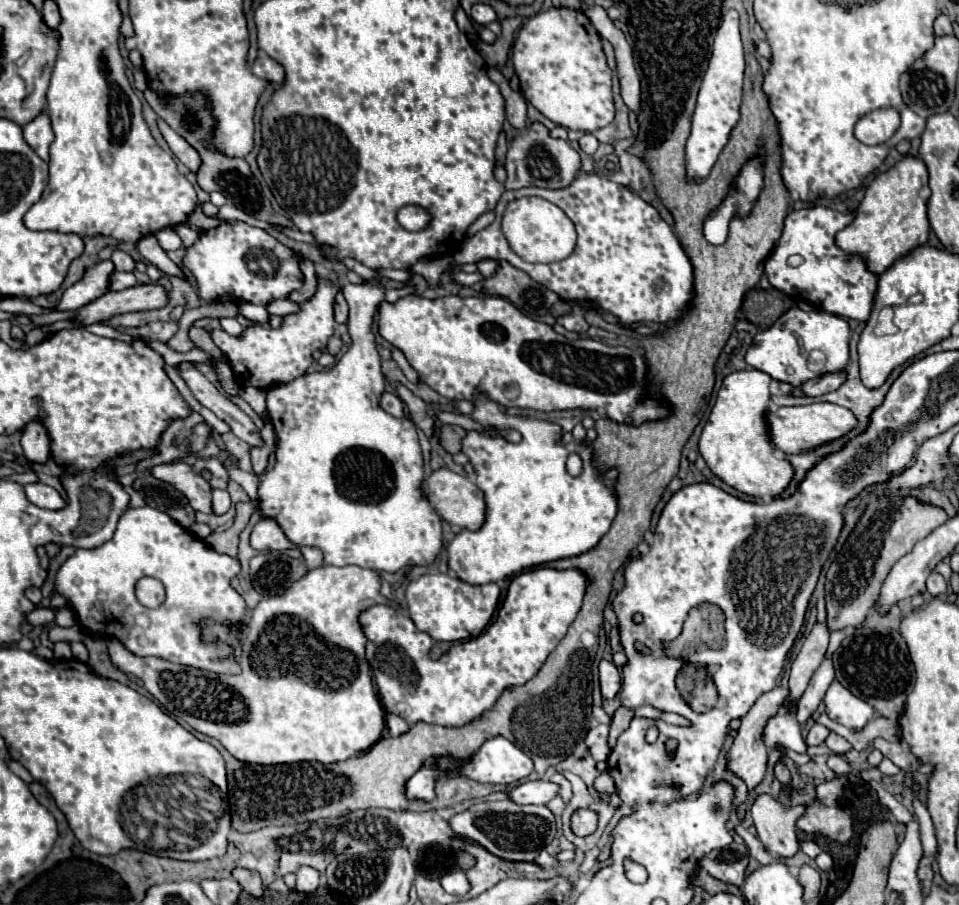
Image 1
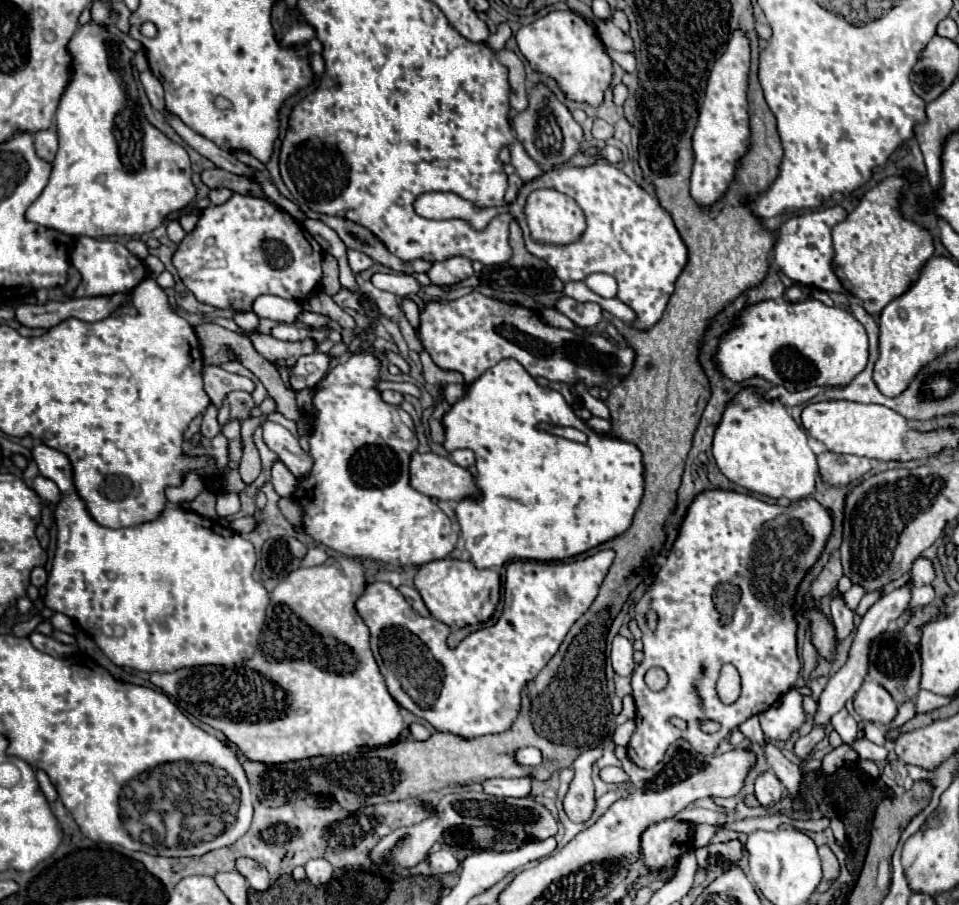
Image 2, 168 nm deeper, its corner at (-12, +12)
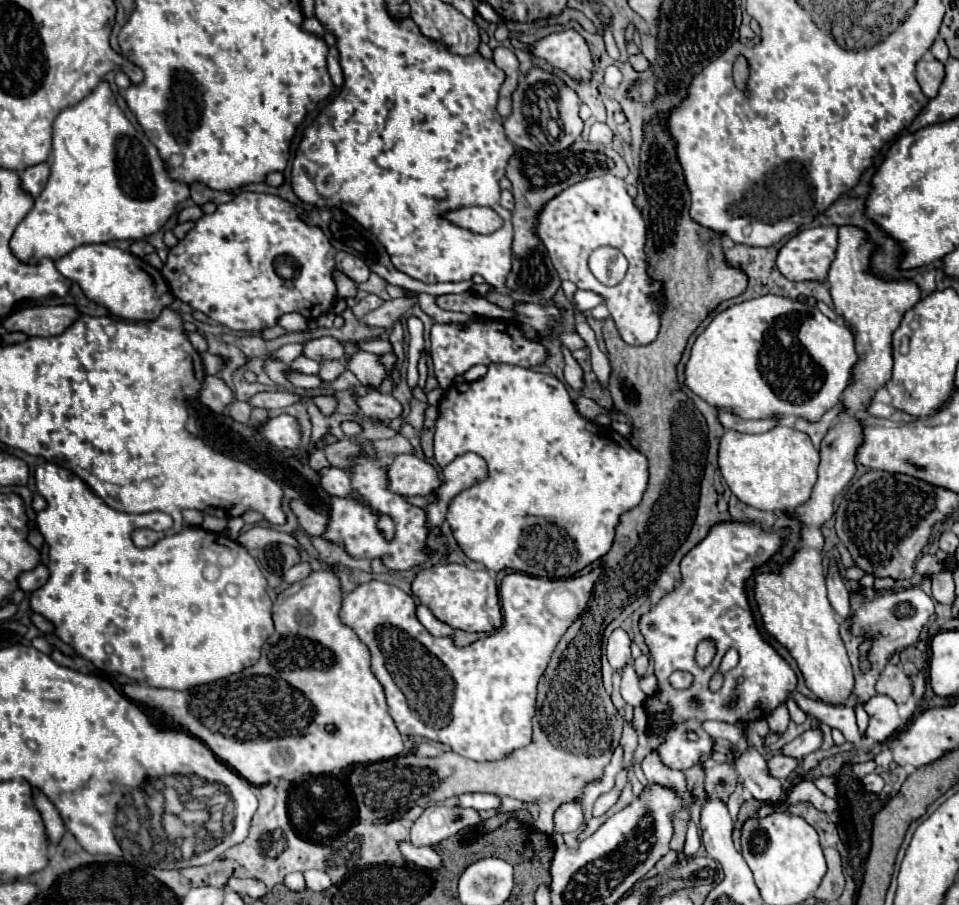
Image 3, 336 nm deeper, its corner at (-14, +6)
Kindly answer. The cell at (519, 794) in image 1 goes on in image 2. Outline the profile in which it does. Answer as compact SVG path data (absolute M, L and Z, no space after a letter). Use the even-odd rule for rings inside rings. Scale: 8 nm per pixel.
M532 776L522 778L492 778L484 782L484 792L500 798L524 798L532 792Z

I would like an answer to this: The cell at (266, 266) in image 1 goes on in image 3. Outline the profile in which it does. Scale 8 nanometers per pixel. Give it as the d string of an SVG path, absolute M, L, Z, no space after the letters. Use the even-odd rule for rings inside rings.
M240 192L230 202L218 204L216 212L202 216L186 238L168 250L162 276L176 298L236 332L262 332L276 326L280 316L288 312L300 312L306 320L316 320L336 300L336 284L332 280L336 250L318 226L302 220L302 214L300 206L276 194Z

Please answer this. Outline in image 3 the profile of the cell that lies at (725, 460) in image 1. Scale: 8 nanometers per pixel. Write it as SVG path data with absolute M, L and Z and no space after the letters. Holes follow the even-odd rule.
M774 426L764 434L740 434L726 430L720 440L718 464L734 496L748 506L772 512L796 508L810 498L810 490L816 482L818 452L804 432L788 426Z

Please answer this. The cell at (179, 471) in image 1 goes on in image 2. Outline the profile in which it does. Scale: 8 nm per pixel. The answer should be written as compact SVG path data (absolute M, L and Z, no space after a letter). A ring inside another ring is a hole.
M208 406L208 410L204 412L204 422L202 422L202 430L200 430L204 440L212 440L212 438L216 438L220 434L220 426L216 422L216 414L218 414L218 410L214 406Z

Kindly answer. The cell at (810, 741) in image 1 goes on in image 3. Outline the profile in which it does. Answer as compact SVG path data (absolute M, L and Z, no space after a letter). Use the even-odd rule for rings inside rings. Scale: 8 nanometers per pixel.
M776 754L776 756L772 756L768 760L768 772L770 772L770 776L780 778L780 780L788 778L794 772L796 766L798 766L798 760L794 760L794 758L782 758L782 754Z

